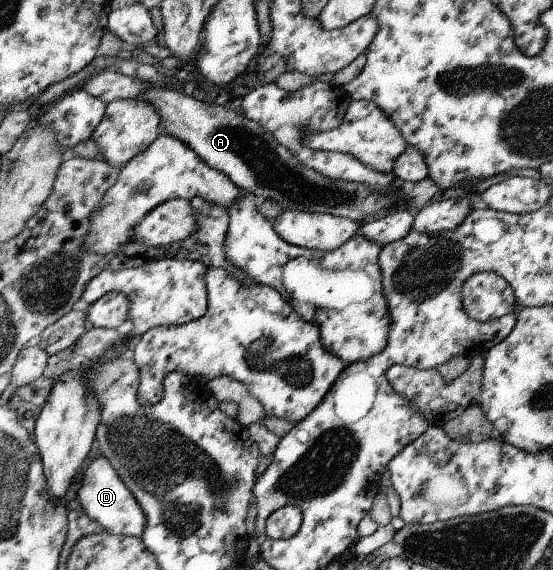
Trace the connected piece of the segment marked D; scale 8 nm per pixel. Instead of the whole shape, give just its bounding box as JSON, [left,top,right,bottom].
[76,454,148,538]

